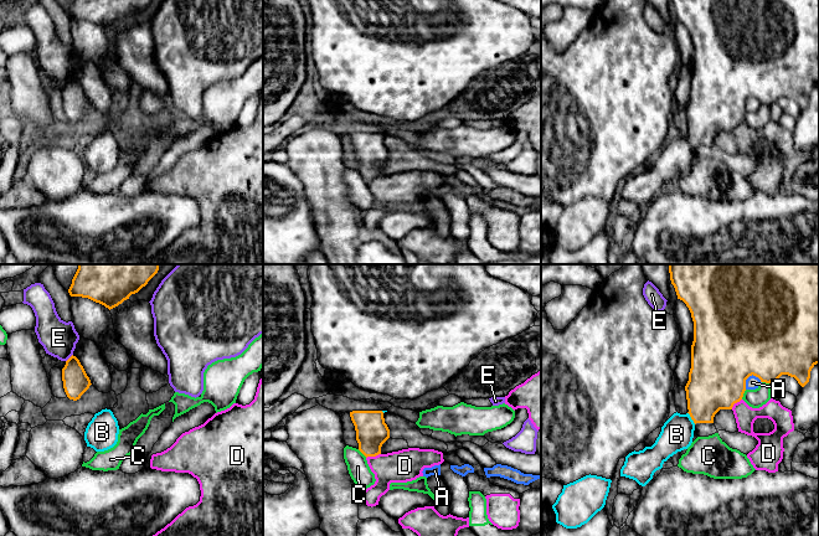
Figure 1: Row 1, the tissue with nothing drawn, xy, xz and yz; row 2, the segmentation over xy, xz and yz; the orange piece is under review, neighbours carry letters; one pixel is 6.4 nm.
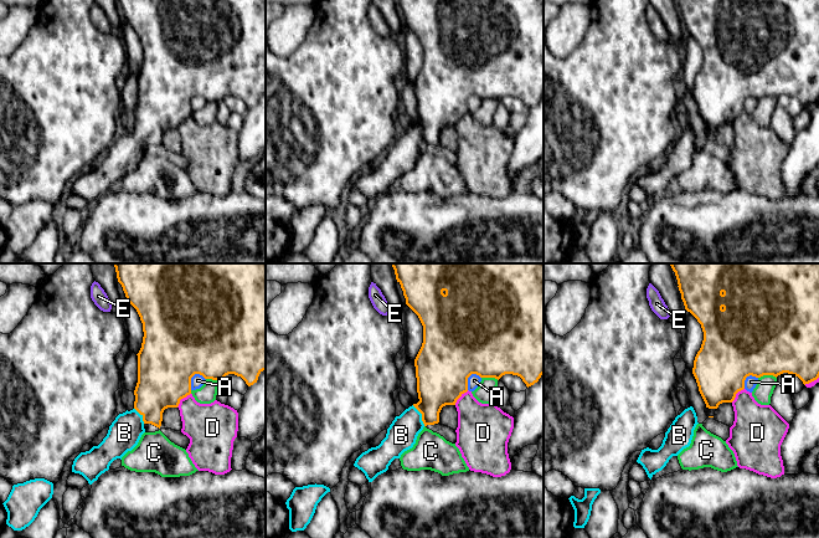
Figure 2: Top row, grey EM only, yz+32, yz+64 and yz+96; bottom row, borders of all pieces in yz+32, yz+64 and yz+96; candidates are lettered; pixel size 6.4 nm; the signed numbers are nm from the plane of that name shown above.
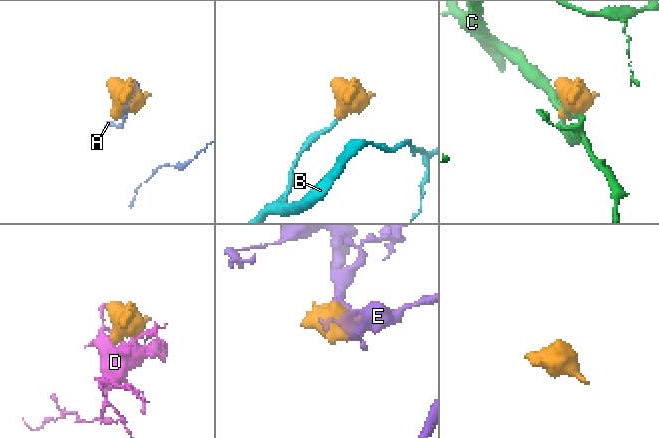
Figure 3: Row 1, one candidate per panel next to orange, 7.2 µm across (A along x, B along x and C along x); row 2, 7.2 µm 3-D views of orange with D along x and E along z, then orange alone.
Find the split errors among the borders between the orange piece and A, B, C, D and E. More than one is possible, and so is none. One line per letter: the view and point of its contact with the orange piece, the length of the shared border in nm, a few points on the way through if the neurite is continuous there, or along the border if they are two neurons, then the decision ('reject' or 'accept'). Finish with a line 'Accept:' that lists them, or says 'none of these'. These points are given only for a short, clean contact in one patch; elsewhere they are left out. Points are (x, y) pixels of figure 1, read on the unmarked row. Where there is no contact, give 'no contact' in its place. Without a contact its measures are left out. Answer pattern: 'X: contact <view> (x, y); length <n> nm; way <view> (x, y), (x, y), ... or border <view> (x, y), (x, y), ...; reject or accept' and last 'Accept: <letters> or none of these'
A: contact yz (748, 98); length 130 nm; reject
B: contact yz (691, 140); length 90 nm; way yz (712, 108), (691, 140), (676, 156); accept
C: contact yz (742, 117); length 70 nm; reject
D: contact xz (372, 178); length 100 nm; reject
E: contact xy (70, 80); length 70 nm; reject
Accept: B

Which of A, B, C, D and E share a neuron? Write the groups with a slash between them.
A / B / C / D / E

